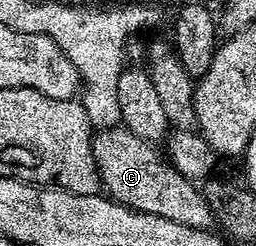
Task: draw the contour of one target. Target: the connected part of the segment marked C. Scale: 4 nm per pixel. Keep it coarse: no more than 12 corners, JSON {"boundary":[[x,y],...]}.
{"boundary":[[122,126],[96,131],[102,191],[210,229],[202,191]]}

